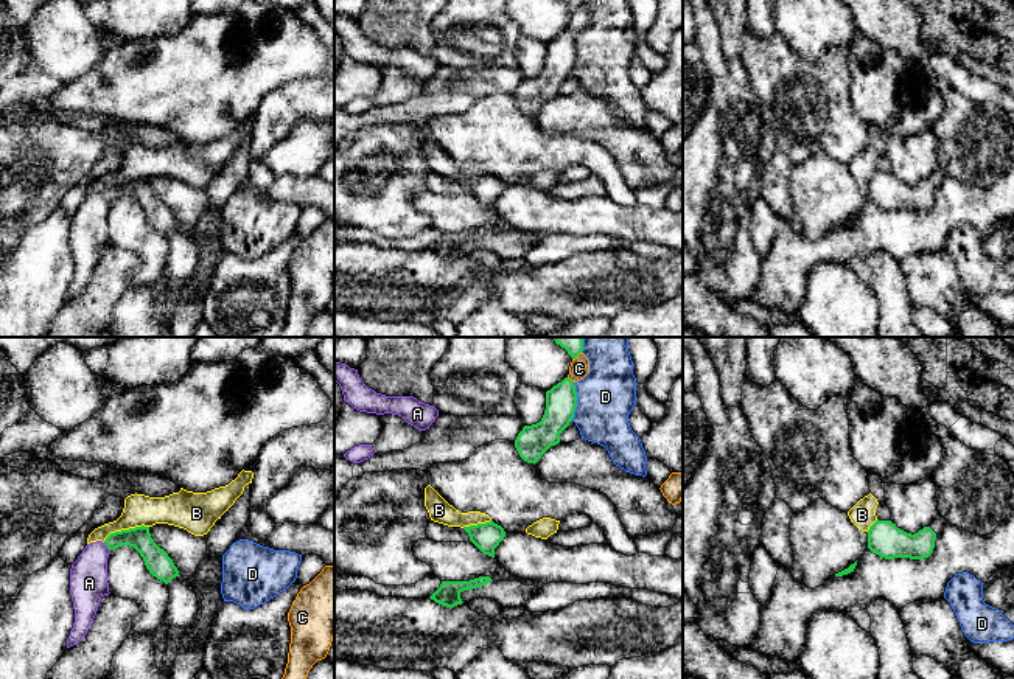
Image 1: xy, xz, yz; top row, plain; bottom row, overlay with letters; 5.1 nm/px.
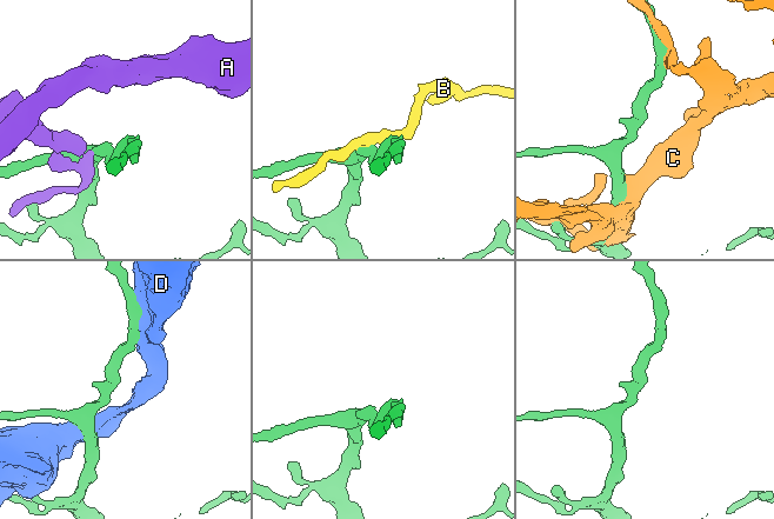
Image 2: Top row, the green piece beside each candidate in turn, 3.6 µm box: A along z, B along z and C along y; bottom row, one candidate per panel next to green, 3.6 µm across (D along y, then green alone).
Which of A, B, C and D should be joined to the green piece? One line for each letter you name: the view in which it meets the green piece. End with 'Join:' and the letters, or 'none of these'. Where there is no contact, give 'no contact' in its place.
Join: none of these

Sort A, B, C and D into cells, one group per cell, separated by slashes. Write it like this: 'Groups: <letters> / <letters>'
Groups: A / B / C / D

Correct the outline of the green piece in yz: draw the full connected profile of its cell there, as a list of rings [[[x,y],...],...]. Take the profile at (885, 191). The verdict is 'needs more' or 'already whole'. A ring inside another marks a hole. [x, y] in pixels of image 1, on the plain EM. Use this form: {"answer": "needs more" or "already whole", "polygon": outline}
{"answer": "already whole", "polygon": [[[876,172],[868,185],[868,200],[885,211],[928,210],[935,200],[936,185],[924,179],[911,186],[896,179],[891,172]]]}

